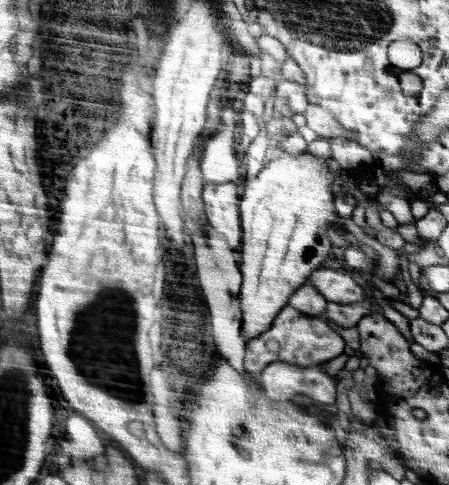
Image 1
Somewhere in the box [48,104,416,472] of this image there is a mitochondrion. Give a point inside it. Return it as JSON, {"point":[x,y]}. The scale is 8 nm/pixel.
{"point":[114,367]}

